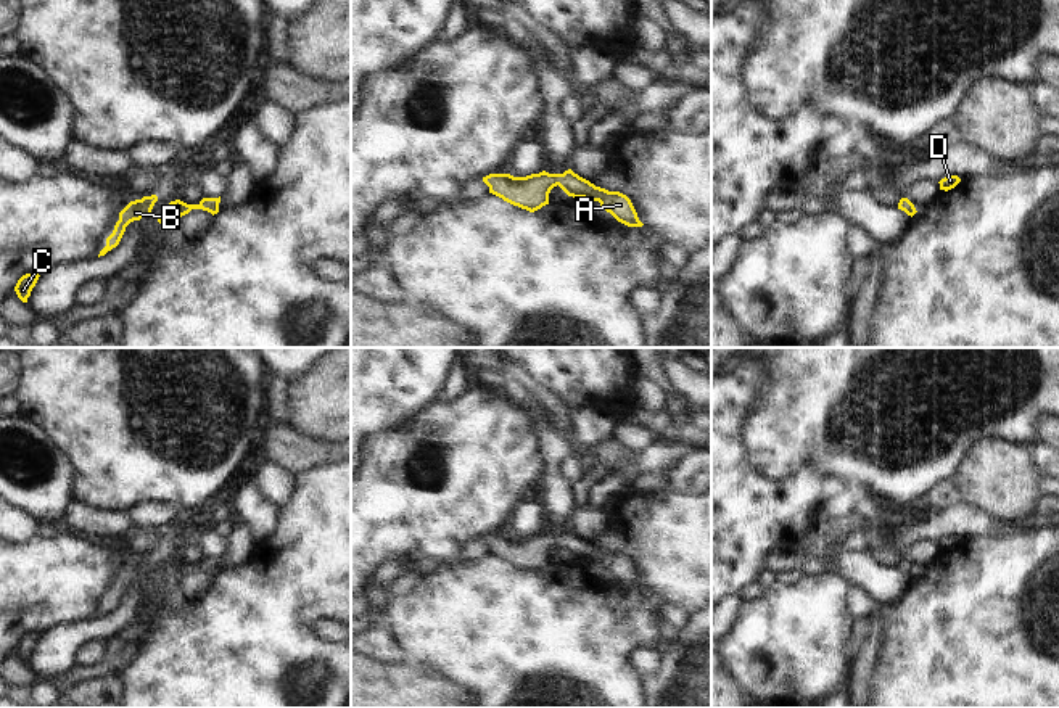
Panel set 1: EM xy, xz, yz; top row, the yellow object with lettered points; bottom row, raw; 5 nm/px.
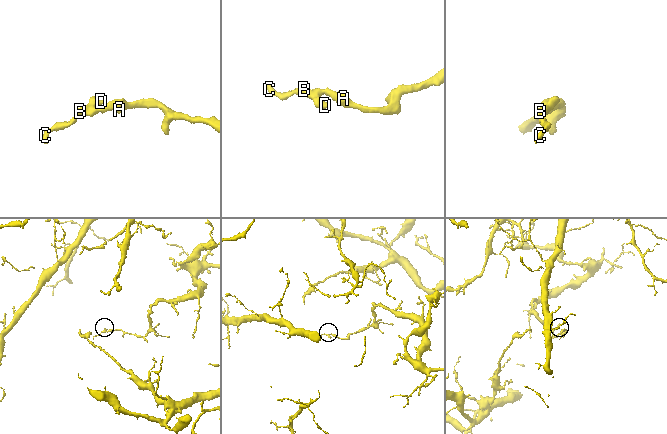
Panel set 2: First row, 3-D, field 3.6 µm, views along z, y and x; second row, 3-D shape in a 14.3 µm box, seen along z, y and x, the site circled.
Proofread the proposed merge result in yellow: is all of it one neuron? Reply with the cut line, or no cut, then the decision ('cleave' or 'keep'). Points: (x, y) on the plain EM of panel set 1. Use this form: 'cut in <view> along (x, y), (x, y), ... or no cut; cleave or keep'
no cut; keep

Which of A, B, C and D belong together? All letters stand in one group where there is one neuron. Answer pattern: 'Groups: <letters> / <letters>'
Groups: A B C D.

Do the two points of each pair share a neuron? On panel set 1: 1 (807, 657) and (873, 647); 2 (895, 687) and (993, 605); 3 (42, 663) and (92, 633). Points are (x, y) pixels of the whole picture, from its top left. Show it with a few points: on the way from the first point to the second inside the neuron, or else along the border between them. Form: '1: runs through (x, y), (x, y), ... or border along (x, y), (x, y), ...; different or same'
1: border along (848, 663), (848, 679), (844, 687); different
2: runs through (919, 679), (969, 629); same
3: runs through (55, 650), (68, 638), (79, 633); same

